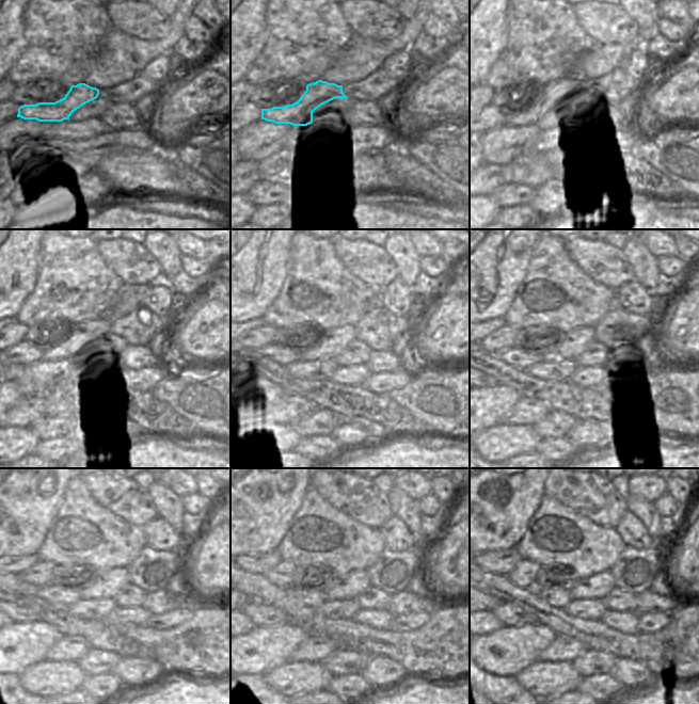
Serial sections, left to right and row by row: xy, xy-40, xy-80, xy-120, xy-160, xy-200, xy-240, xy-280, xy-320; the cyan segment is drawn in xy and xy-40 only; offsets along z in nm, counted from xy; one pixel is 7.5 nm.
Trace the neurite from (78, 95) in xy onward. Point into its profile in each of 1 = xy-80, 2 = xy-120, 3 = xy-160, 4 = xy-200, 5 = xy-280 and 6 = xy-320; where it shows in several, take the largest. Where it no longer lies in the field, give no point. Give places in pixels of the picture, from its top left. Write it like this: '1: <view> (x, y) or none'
1: xy-80 (542, 114)
2: xy-120 (99, 330)
3: xy-160 (333, 341)
4: xy-200 (572, 344)
5: xy-280 (349, 587)
6: xy-320 (598, 586)

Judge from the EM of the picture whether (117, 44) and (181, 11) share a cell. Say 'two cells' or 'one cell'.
one cell

